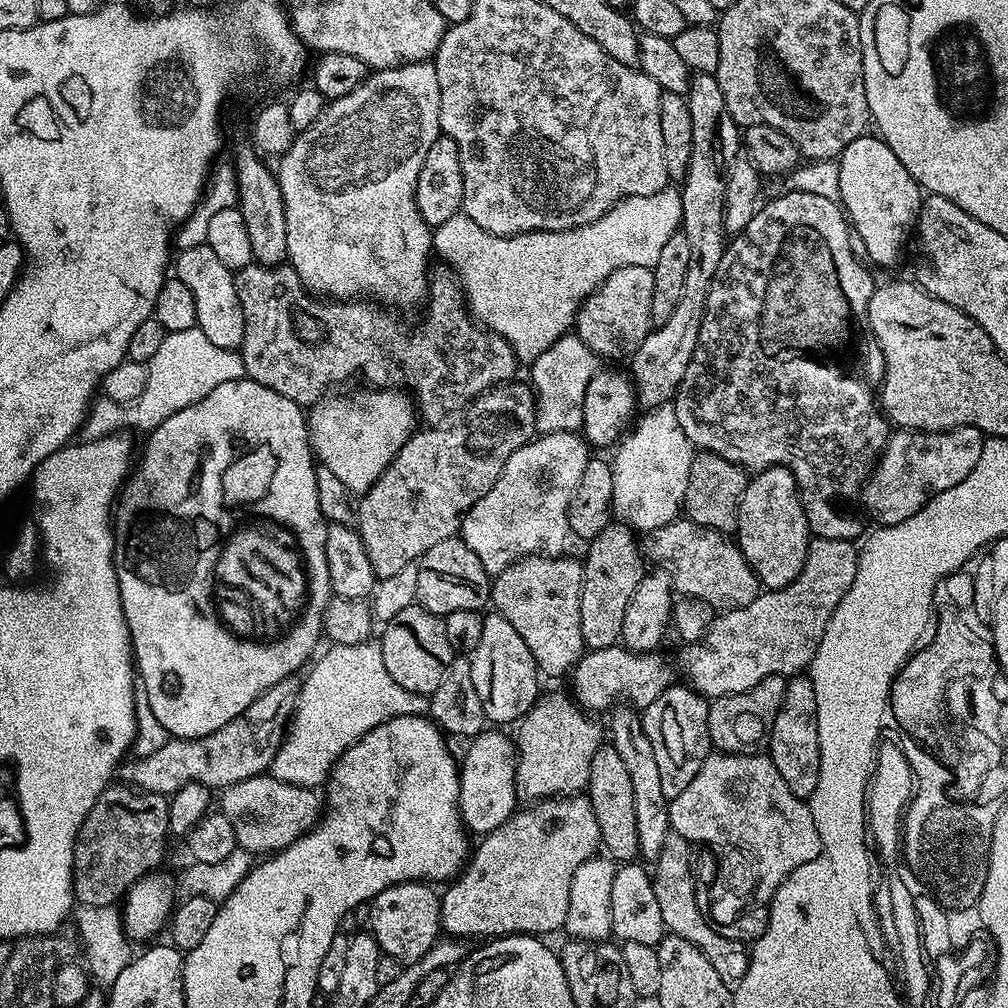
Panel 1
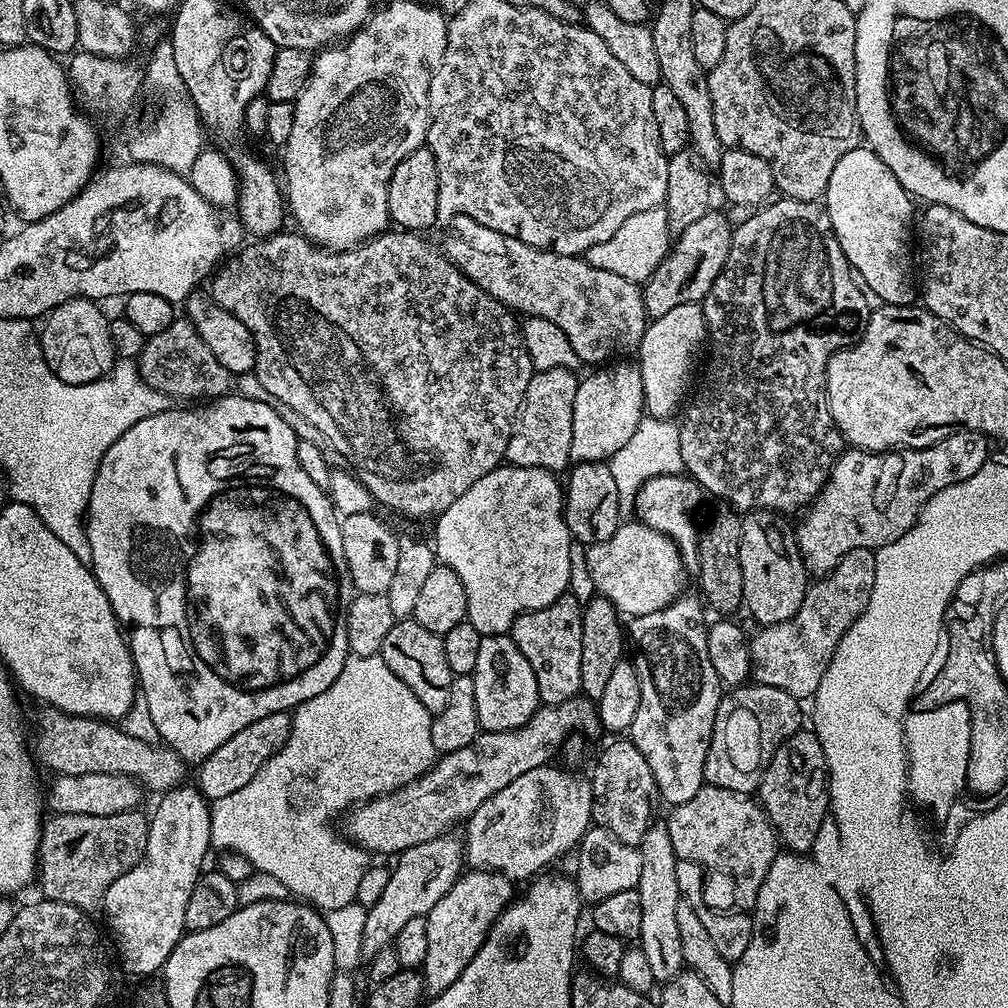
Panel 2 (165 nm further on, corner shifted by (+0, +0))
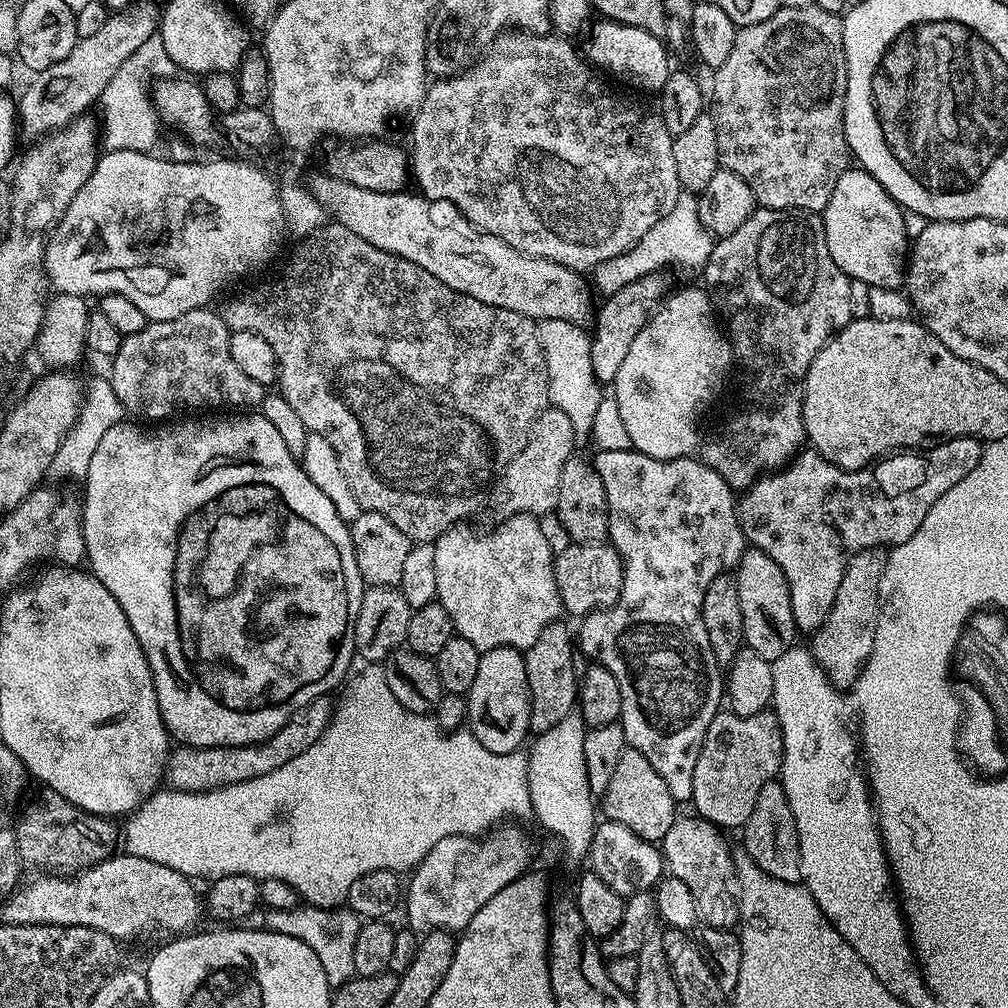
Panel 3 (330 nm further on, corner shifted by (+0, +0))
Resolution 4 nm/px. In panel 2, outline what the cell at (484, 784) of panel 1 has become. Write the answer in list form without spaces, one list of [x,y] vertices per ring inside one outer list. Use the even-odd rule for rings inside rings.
[[[445,834],[430,842],[422,842],[422,846],[414,846],[395,857],[396,865],[391,865],[390,882],[386,882],[382,898],[367,905],[361,948],[365,961],[372,960],[378,950],[393,947],[398,930],[402,930],[402,926],[414,918],[427,916],[442,899],[442,894],[446,894],[446,890],[450,890],[450,886],[454,886],[454,882],[461,876],[466,864],[464,845],[459,835],[452,835]]]

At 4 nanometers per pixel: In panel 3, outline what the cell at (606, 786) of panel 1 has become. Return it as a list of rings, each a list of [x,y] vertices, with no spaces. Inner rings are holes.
[[[625,747],[622,758],[618,758],[618,767],[610,777],[610,786],[606,786],[602,797],[602,816],[604,820],[613,820],[626,830],[634,830],[638,838],[653,842],[663,842],[670,826],[678,818],[678,802],[670,794],[666,782],[658,775],[658,770],[646,762],[646,757],[638,750]]]

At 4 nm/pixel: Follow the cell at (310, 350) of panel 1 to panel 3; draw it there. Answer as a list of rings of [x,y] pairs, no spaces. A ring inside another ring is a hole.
[[[335,222],[324,223],[322,227],[315,228],[309,236],[299,237],[295,243],[296,249],[289,254],[284,269],[273,280],[268,280],[265,284],[258,285],[257,288],[248,288],[245,292],[238,293],[233,300],[226,301],[224,308],[219,309],[220,317],[223,318],[224,325],[232,332],[258,334],[258,338],[262,338],[270,346],[270,350],[274,352],[276,359],[276,378],[280,395],[286,398],[286,402],[290,402],[290,406],[298,413],[298,418],[302,418],[302,422],[309,432],[322,434],[322,438],[326,438],[326,442],[330,442],[330,446],[334,446],[334,450],[338,454],[338,462],[350,482],[350,490],[354,490],[354,498],[358,498],[361,509],[366,512],[382,514],[382,518],[390,518],[390,522],[394,522],[394,526],[398,526],[398,530],[402,530],[402,534],[406,534],[409,540],[413,542],[435,542],[446,530],[455,528],[461,522],[467,521],[464,520],[467,516],[474,515],[484,503],[489,503],[489,492],[492,485],[499,480],[508,463],[520,453],[522,446],[528,444],[528,435],[532,429],[532,423],[536,420],[536,415],[543,412],[549,403],[548,375],[546,374],[544,351],[540,345],[537,321],[531,320],[529,316],[514,314],[514,310],[502,310],[498,306],[486,306],[486,302],[478,302],[478,298],[470,298],[458,290],[450,290],[450,286],[446,286],[446,282],[438,282],[438,278],[434,278],[434,274],[428,273],[427,270],[422,270],[422,266],[414,266],[414,262],[410,262],[398,254],[390,254],[386,250],[378,250],[378,246],[370,246],[370,242],[366,242],[366,238],[358,238],[358,234],[354,234],[346,226]]]

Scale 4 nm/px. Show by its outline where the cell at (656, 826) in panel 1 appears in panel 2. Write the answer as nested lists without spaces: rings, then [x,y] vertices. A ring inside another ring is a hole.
[[[653,822],[638,847],[642,858],[642,874],[636,887],[638,898],[642,898],[642,934],[638,947],[646,954],[650,974],[654,974],[657,982],[667,982],[685,967],[682,938],[678,935],[678,906],[682,903],[676,869],[678,857],[670,842],[667,823]]]

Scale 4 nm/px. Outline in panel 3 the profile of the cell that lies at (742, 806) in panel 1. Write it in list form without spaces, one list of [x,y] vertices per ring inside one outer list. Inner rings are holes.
[[[681,815],[670,826],[662,842],[662,855],[667,871],[682,878],[696,903],[696,914],[709,927],[732,930],[740,919],[740,901],[736,883],[734,855],[724,841],[725,833],[708,820],[695,815]]]

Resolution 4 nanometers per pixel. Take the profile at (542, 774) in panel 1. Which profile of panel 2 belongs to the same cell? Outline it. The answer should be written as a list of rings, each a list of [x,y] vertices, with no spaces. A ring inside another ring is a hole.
[[[552,767],[526,770],[526,774],[514,778],[510,786],[505,786],[498,790],[498,794],[486,798],[486,802],[482,802],[482,806],[478,806],[478,810],[474,810],[467,818],[468,829],[462,832],[462,843],[465,861],[473,869],[500,872],[513,882],[528,882],[537,874],[543,873],[547,864],[554,863],[559,856],[566,855],[571,848],[573,851],[579,845],[580,839],[587,834],[593,823],[592,781]]]

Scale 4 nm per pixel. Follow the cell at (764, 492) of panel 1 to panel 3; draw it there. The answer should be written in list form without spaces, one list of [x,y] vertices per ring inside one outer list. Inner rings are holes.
[[[749,547],[740,555],[734,575],[738,586],[738,606],[742,606],[744,644],[762,654],[762,658],[774,661],[778,654],[786,654],[786,650],[790,650],[797,643],[796,636],[798,637],[786,574],[782,574],[782,566],[778,566],[778,562],[770,558],[770,554]]]

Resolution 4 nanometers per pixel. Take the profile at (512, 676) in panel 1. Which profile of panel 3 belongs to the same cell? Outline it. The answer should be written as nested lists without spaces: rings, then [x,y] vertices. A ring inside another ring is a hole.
[[[495,648],[489,652],[480,653],[480,661],[478,662],[478,674],[474,677],[474,686],[470,686],[470,690],[466,693],[467,701],[467,731],[474,734],[474,738],[478,738],[478,742],[482,742],[482,746],[486,746],[486,750],[490,750],[494,754],[510,754],[511,752],[521,751],[524,739],[527,741],[530,736],[530,710],[532,703],[530,702],[530,686],[526,678],[526,662],[524,661],[524,652],[519,648]]]

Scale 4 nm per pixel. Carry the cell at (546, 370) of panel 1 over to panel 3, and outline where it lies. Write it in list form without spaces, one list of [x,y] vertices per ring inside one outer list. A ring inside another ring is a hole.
[[[548,406],[543,412],[536,415],[536,420],[532,423],[532,429],[528,435],[528,444],[522,446],[520,453],[508,463],[506,470],[490,489],[490,496],[494,504],[496,500],[497,517],[507,518],[517,516],[519,512],[526,512],[529,516],[544,518],[547,512],[548,515],[555,513],[562,466],[566,466],[566,462],[577,451],[576,444],[578,444],[578,438],[574,434],[574,428],[570,426],[570,418],[566,418],[566,414],[562,414],[562,410]]]

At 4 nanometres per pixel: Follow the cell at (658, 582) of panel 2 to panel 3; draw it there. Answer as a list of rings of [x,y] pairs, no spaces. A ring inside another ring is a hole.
[[[569,543],[555,553],[554,578],[558,582],[560,602],[565,613],[583,618],[590,612],[611,608],[620,596],[624,585],[624,562],[611,543],[574,544]]]

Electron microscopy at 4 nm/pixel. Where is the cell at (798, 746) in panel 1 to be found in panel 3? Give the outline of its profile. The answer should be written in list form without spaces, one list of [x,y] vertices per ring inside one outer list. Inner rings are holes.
[[[779,779],[758,790],[758,802],[754,802],[754,810],[750,810],[750,818],[743,826],[742,835],[744,848],[748,851],[745,852],[747,859],[754,861],[768,876],[791,884],[800,880],[798,830],[794,826],[794,814],[790,814],[786,790]]]

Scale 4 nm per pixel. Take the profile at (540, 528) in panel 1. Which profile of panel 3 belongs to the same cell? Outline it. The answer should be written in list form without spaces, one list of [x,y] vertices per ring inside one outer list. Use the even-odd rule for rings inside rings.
[[[519,512],[517,516],[509,516],[499,521],[493,532],[488,532],[485,536],[479,536],[476,532],[464,528],[468,526],[457,526],[446,530],[435,540],[436,549],[434,550],[434,574],[438,581],[436,587],[436,600],[446,610],[446,614],[450,614],[450,622],[452,623],[455,635],[466,638],[466,642],[472,643],[481,653],[489,652],[495,648],[519,648],[527,650],[530,646],[534,646],[534,642],[538,638],[538,634],[542,634],[542,630],[546,630],[546,626],[557,623],[562,616],[562,605],[560,602],[560,594],[558,592],[558,582],[554,578],[554,547],[548,541],[548,536],[544,533],[544,528],[539,519],[529,516],[526,512]]]

